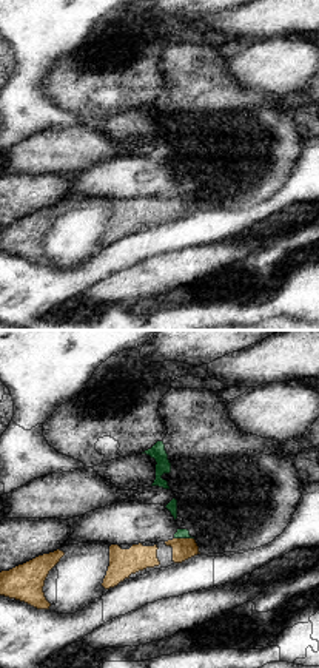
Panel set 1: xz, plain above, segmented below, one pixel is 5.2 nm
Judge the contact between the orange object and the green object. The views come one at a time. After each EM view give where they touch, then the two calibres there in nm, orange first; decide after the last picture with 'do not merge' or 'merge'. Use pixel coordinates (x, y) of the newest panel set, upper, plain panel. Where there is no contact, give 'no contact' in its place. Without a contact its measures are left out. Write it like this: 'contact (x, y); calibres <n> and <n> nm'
contact (184, 193); calibres 110 and 50 nm

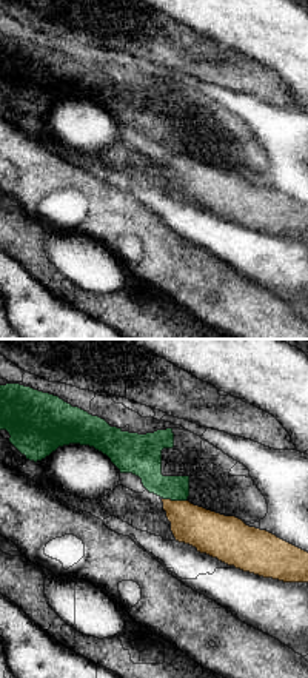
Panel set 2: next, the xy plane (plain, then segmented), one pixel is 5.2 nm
contact (174, 156); calibres 220 and 160 nm

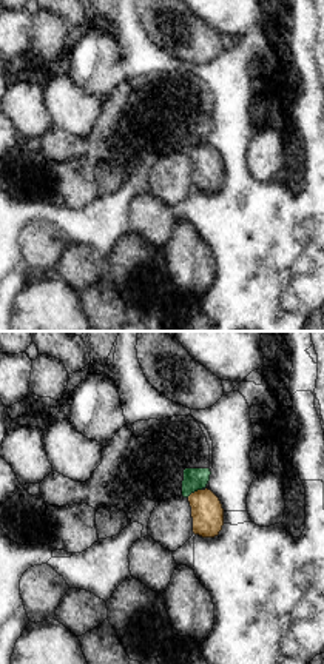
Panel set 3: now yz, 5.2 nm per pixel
contact (195, 147); calibres 170 and 120 nm

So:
do not merge

